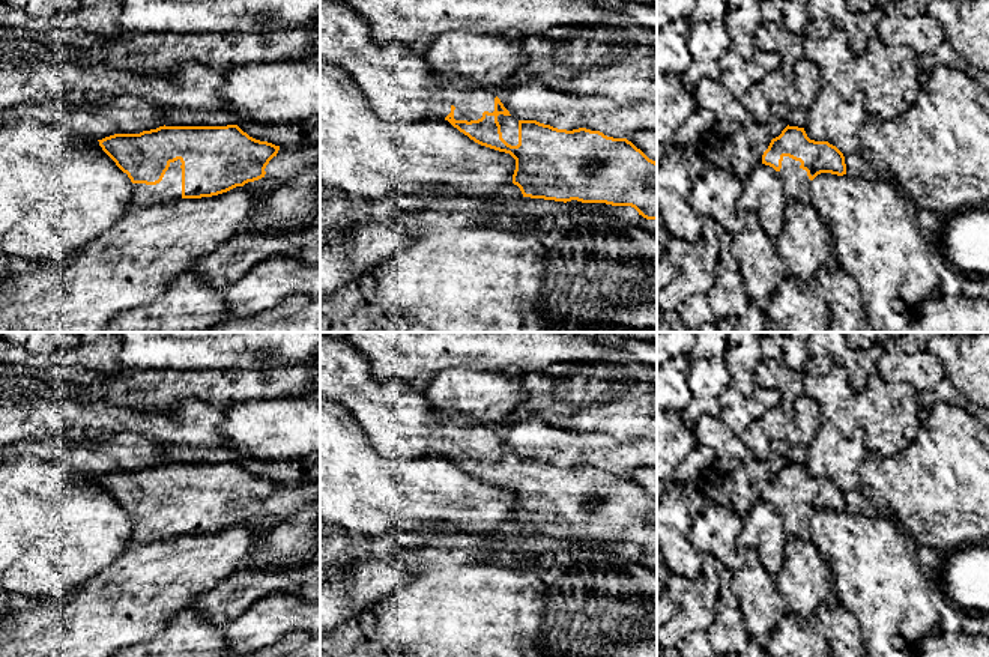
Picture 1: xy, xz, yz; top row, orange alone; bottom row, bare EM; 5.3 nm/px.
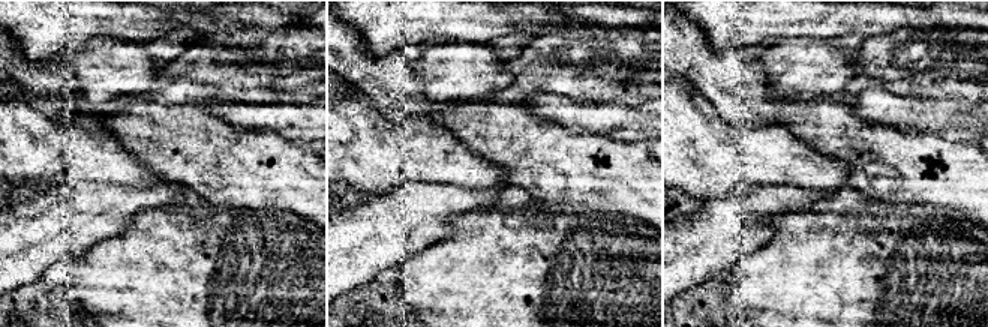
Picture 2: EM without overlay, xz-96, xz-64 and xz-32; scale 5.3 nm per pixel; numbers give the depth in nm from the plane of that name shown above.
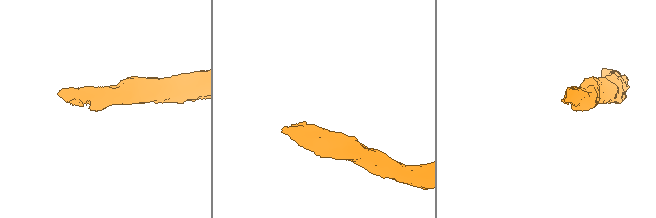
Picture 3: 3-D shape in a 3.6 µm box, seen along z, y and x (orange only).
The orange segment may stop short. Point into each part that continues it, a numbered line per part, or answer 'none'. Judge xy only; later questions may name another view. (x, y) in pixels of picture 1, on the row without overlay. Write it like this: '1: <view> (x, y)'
1: xy (169, 526)

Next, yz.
1: yz (795, 519)

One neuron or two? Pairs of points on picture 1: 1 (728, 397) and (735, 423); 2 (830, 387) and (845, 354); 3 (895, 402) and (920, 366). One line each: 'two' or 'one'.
1: one
2: two
3: two

